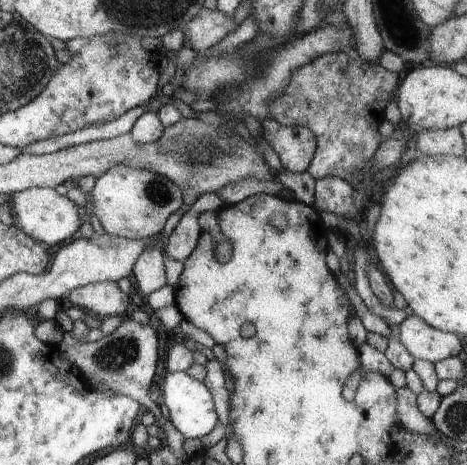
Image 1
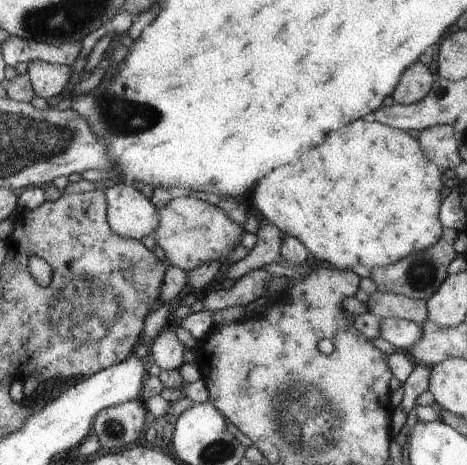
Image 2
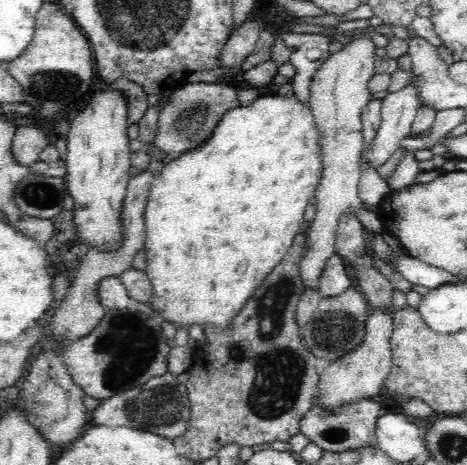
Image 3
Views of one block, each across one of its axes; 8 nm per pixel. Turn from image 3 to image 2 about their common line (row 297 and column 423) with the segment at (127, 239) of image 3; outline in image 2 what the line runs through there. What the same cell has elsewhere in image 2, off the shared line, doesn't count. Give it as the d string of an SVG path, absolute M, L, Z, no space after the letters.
M411 64L399 78L395 90L391 92L391 98L395 104L401 104L401 106L411 106L411 104L417 104L421 102L431 86L437 82L437 78L429 72L427 66L423 64Z

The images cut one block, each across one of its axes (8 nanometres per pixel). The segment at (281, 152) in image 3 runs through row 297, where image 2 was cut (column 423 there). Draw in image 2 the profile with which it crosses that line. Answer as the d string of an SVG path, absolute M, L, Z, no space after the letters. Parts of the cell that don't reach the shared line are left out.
M363 118L329 132L321 146L309 148L293 166L277 166L273 174L255 184L247 202L263 214L265 222L271 222L285 236L295 236L307 248L313 262L335 270L351 270L355 264L373 270L393 266L401 258L429 250L441 240L441 188L441 170L421 152L417 138Z

